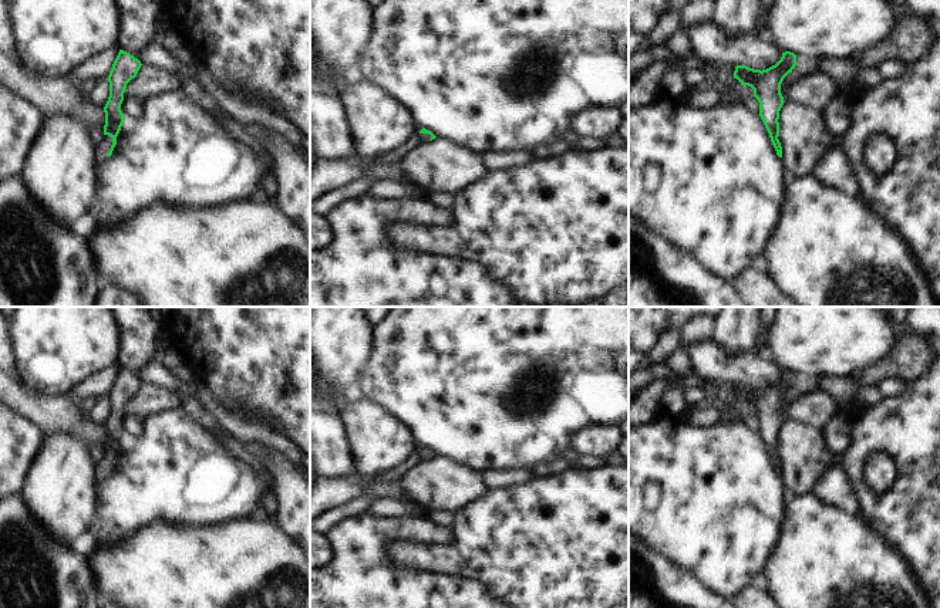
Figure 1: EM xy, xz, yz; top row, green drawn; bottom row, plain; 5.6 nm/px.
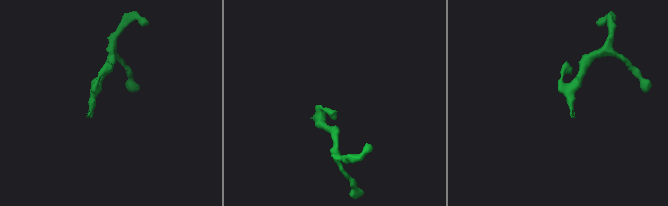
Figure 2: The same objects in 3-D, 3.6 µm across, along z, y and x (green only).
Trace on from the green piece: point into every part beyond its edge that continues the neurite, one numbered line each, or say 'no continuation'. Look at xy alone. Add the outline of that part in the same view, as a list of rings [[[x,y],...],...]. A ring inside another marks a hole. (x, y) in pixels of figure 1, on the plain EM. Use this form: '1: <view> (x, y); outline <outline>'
1: xy (104, 463); outline [[[102,453],[101,459],[95,463],[95,483],[101,483],[107,479],[107,472],[110,470],[112,463],[112,456],[108,453]]]

